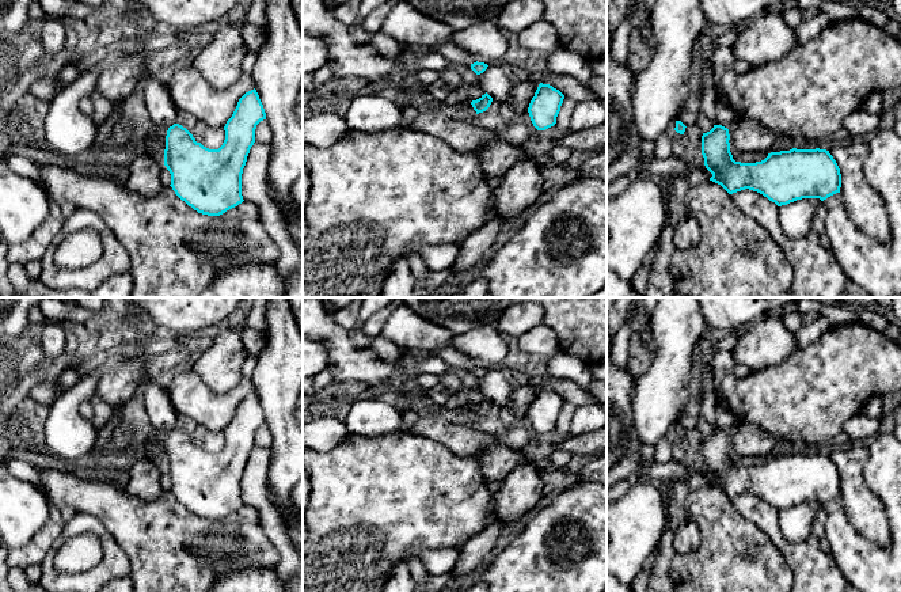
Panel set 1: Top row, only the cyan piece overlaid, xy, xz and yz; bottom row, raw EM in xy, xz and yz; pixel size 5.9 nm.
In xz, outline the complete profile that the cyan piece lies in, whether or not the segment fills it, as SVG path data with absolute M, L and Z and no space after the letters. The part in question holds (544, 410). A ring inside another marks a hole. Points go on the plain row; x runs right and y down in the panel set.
M540 387L532 402L528 417L537 434L545 434L556 428L564 399L550 388Z

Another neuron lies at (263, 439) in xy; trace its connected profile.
M266 424L261 425L255 433L255 445L261 448L271 447L271 432Z

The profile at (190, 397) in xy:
M194 372L176 375L166 387L171 403L179 415L193 418L208 432L224 432L232 421L239 403L255 392L251 377L243 380L225 394L213 392Z

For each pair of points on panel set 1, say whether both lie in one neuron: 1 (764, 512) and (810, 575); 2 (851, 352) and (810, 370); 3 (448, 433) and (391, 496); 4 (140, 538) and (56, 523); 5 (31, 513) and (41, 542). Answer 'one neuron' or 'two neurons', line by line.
1: one neuron
2: one neuron
3: two neurons
4: two neurons
5: two neurons

